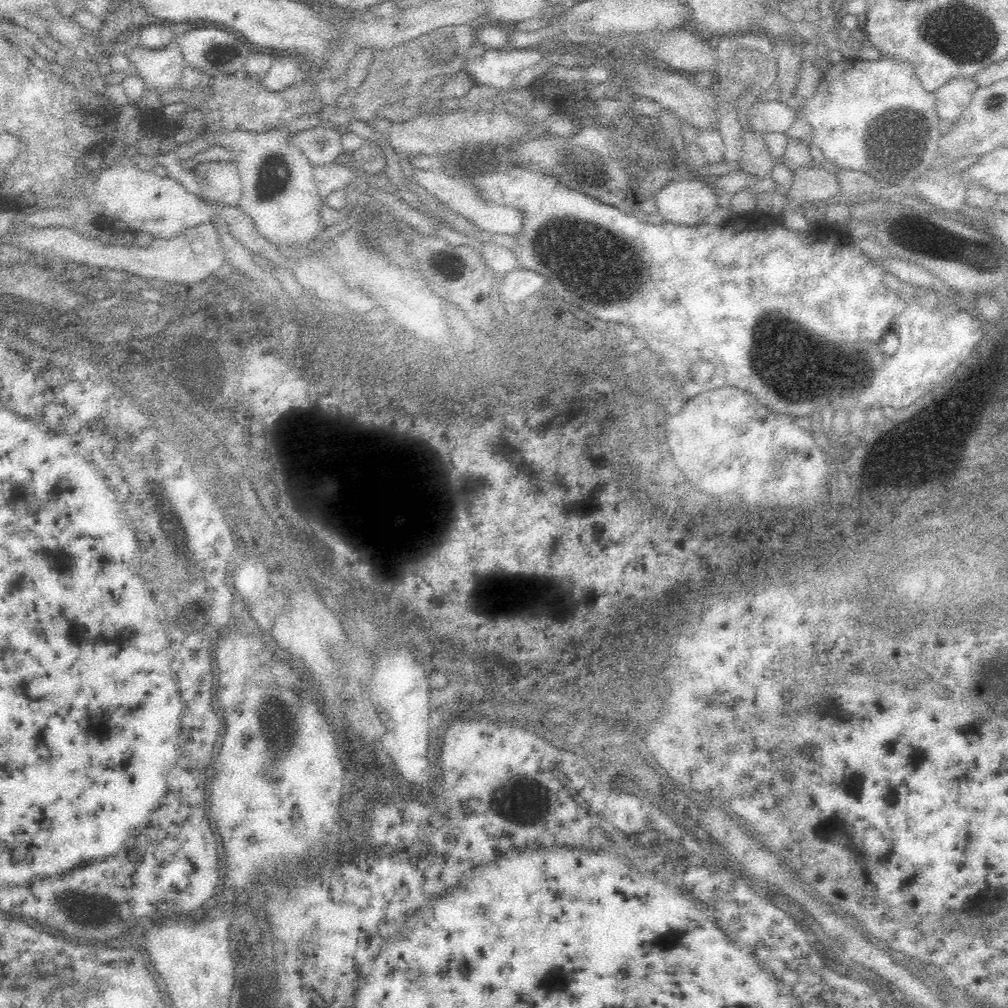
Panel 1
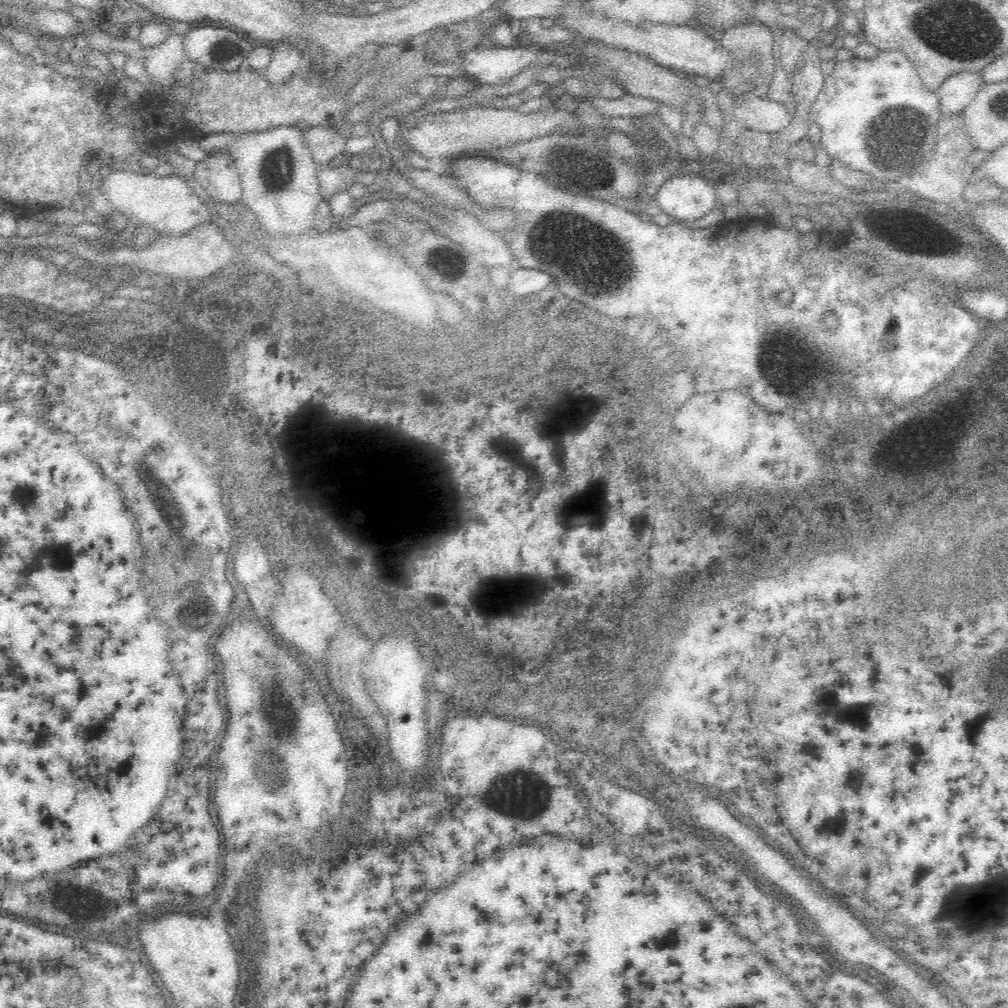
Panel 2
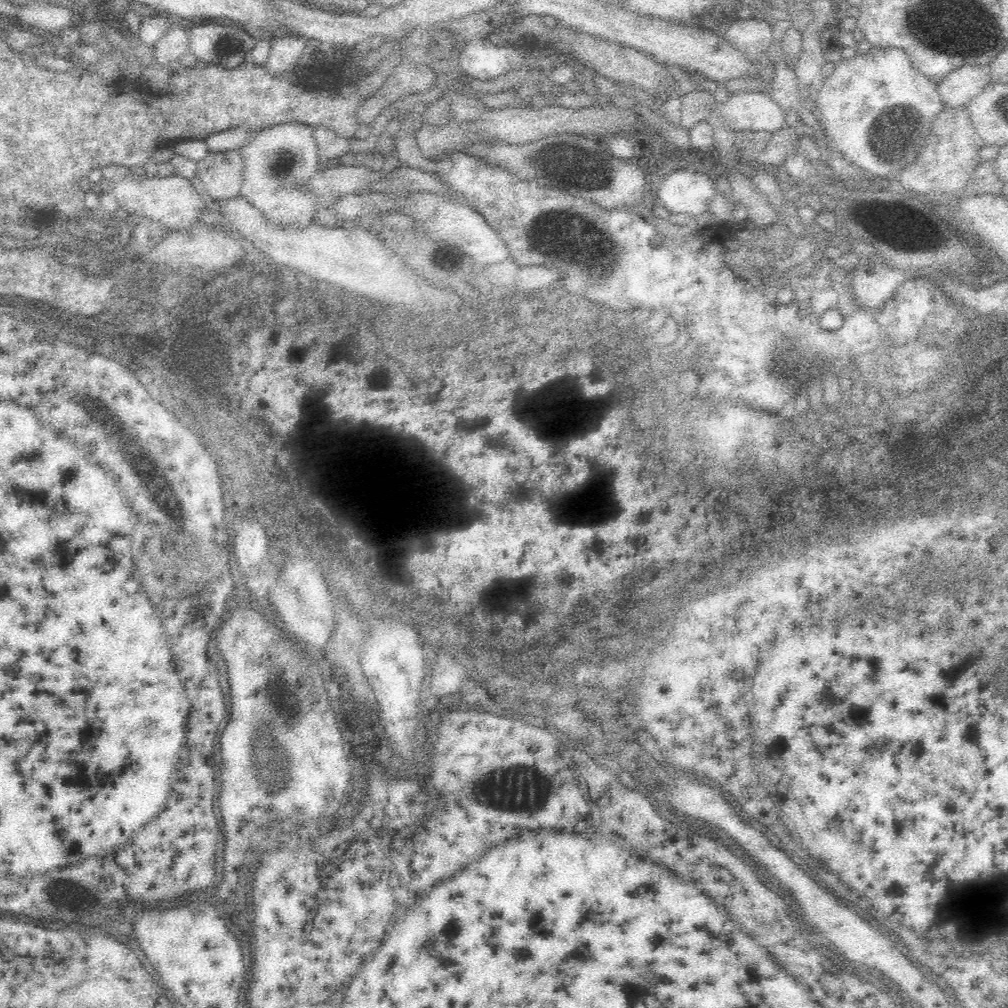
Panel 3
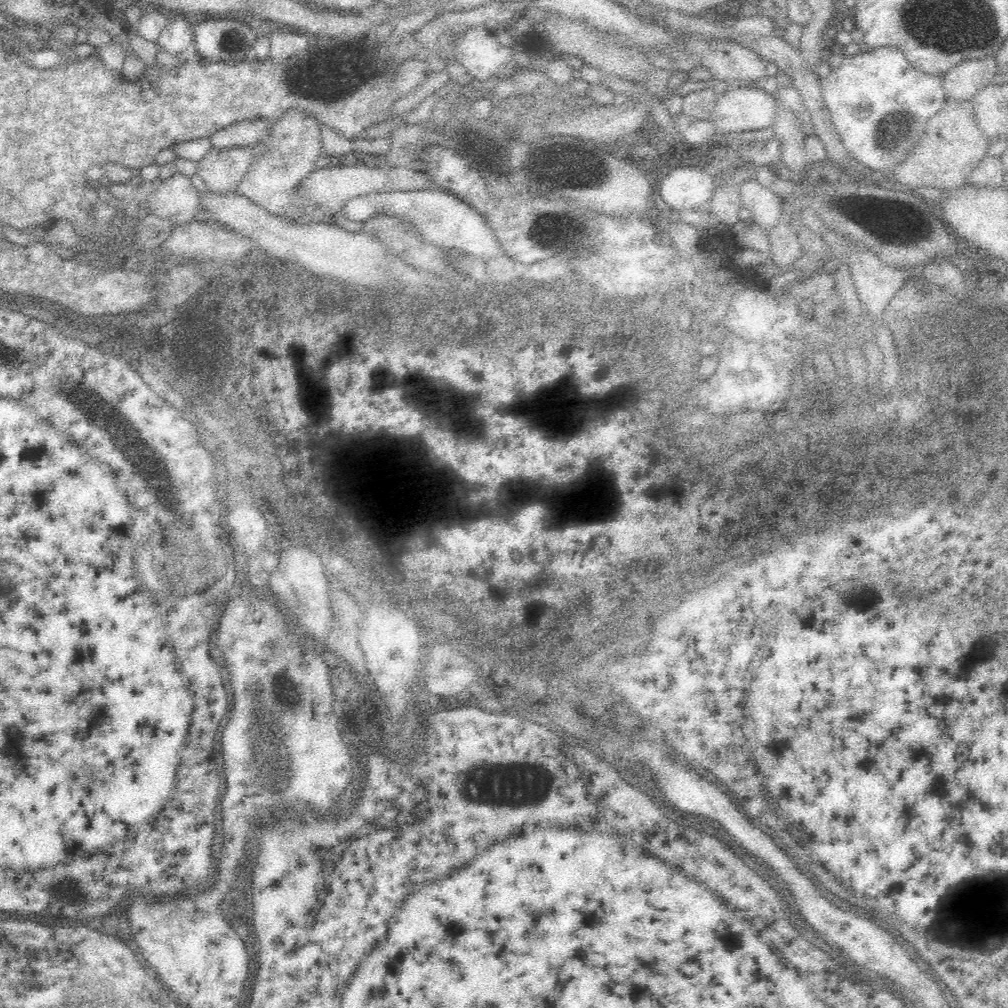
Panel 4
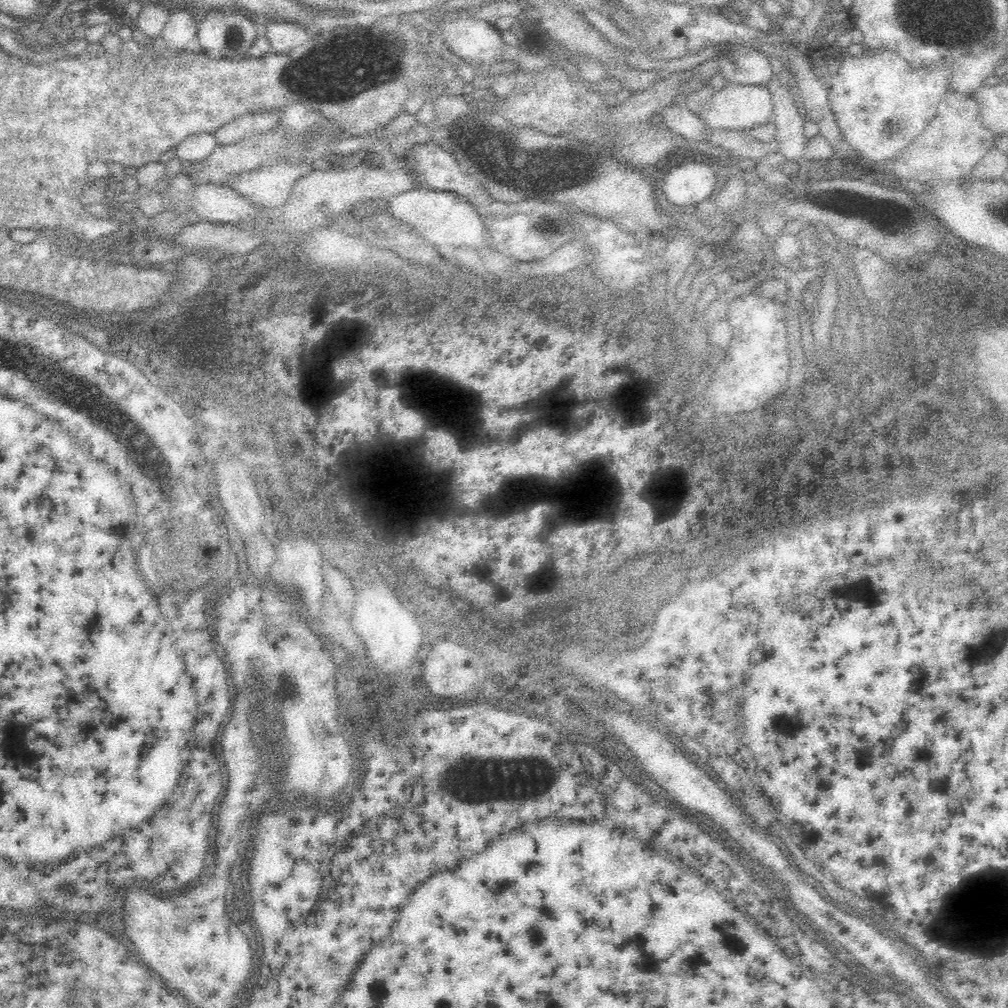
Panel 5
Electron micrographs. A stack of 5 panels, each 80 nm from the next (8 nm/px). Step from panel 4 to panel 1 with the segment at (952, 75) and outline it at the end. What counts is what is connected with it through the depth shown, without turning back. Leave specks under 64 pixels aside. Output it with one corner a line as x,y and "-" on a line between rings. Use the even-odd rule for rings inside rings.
954,78
936,92
936,112
940,118
956,120
974,96
976,82
972,78

